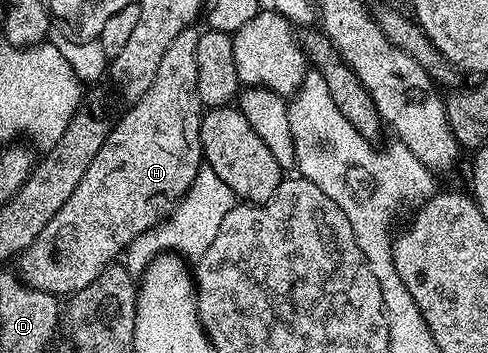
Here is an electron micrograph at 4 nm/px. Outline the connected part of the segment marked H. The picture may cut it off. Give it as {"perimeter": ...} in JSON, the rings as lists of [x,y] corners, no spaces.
{"perimeter":[[[194,25],[184,28],[180,37],[176,37],[176,41],[172,41],[172,45],[168,45],[164,57],[160,57],[160,69],[156,69],[156,77],[152,77],[152,85],[148,85],[148,89],[143,95],[127,106],[130,108],[119,117],[118,124],[115,122],[111,126],[109,137],[104,141],[104,145],[100,145],[100,153],[96,153],[96,157],[92,157],[92,165],[88,165],[84,177],[80,177],[80,185],[76,185],[76,189],[72,189],[72,197],[68,197],[68,201],[64,201],[60,213],[56,213],[56,217],[52,217],[52,221],[48,221],[48,225],[44,225],[40,237],[36,237],[36,241],[32,241],[32,245],[28,245],[28,249],[17,256],[16,274],[22,282],[27,283],[32,289],[40,289],[49,295],[69,297],[80,289],[84,289],[84,285],[92,285],[92,281],[96,281],[96,277],[100,277],[103,271],[115,262],[115,252],[118,247],[126,243],[131,235],[135,235],[144,227],[150,226],[150,223],[158,219],[160,215],[177,206],[188,193],[192,183],[196,181],[198,171],[204,166],[202,142],[200,141],[200,125],[202,124],[204,108],[196,89],[196,45],[200,31],[199,28],[196,28],[197,26]]]}

